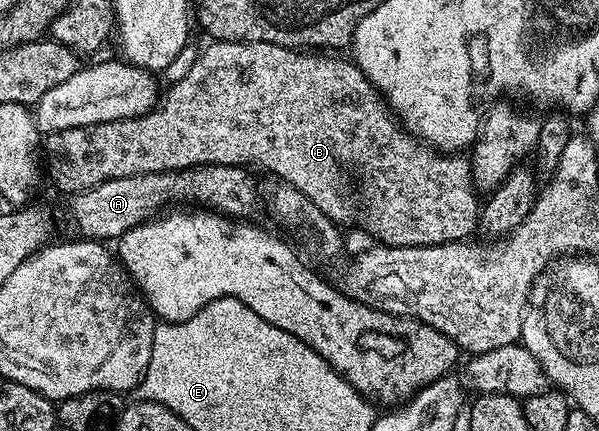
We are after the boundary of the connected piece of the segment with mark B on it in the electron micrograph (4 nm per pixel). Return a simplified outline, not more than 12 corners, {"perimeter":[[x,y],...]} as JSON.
{"perimeter":[[213,40],[147,114],[44,137],[76,194],[258,164],[390,248],[479,228],[473,165],[337,54]]}

